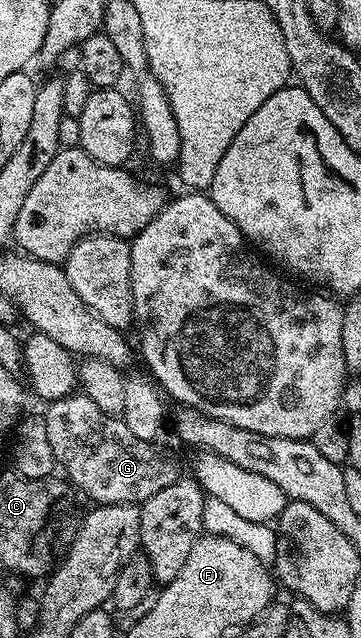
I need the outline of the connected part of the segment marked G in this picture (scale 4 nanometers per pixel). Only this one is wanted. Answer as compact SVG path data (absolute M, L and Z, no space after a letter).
M72 395L50 402L43 417L58 468L63 468L67 472L66 480L85 496L92 497L95 505L125 503L140 506L181 476L181 470L158 449L157 444L137 438L129 431L122 416L101 410L86 395Z

